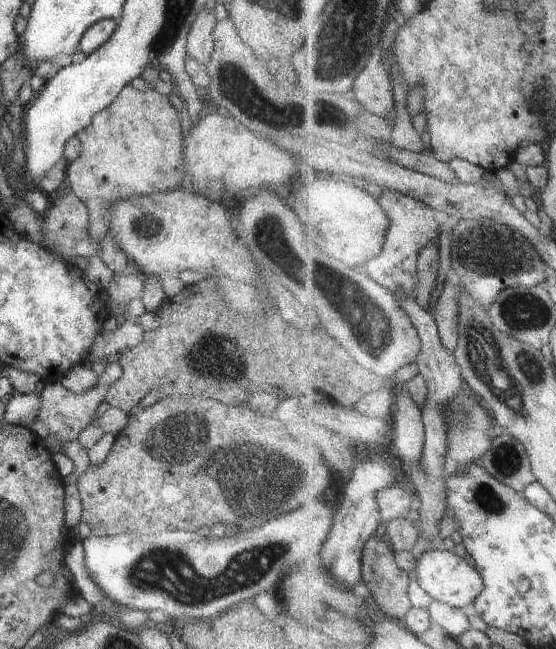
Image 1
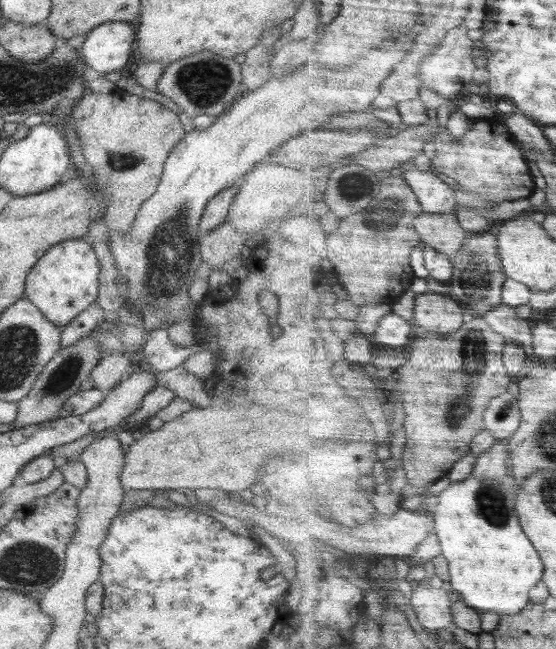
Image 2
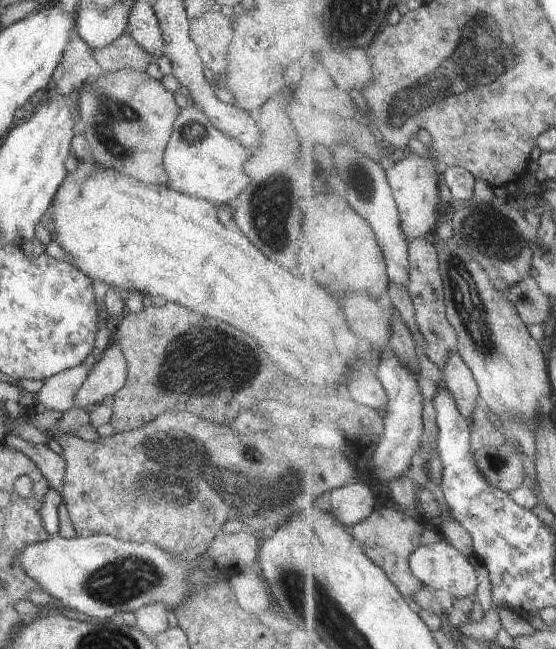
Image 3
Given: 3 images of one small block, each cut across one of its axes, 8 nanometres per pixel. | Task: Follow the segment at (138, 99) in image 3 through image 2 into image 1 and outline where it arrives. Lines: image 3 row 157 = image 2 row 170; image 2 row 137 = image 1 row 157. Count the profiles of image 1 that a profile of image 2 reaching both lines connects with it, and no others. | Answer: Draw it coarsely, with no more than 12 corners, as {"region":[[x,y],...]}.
{"region":[[122,88],[77,133],[67,166],[109,230],[131,195],[177,190],[183,120],[153,88]]}

